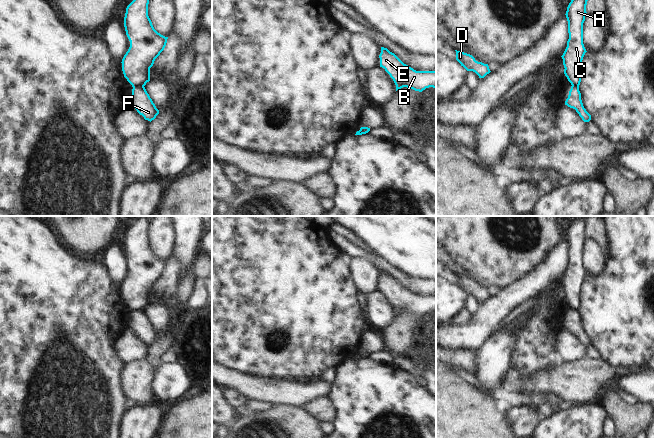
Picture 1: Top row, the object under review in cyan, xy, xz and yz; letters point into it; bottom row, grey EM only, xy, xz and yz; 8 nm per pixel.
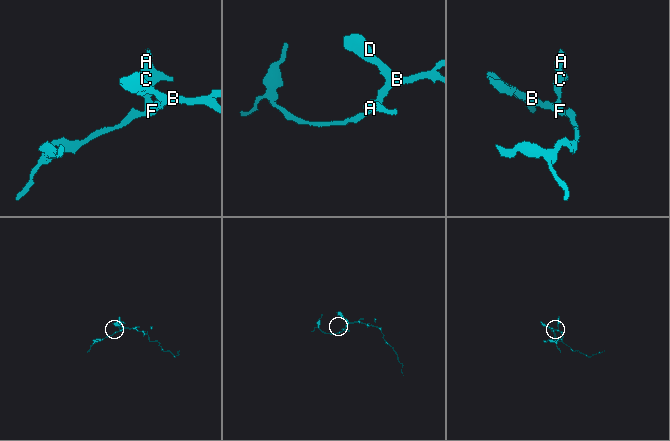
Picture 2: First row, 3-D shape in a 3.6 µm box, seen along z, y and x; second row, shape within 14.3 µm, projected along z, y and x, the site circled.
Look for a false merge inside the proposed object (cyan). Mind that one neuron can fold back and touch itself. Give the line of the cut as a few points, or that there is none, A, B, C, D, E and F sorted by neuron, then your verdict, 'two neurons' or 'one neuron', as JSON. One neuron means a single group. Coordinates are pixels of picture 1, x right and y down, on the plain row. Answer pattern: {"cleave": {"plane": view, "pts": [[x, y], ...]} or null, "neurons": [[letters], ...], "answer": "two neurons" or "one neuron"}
{"cleave": {"plane": "xy", "pts": [[143, 309], [133, 312]]}, "neurons": [["A", "C"], ["B", "D", "E", "F"]], "answer": "two neurons"}

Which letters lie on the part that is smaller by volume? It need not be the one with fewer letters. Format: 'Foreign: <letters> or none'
Foreign: A, C

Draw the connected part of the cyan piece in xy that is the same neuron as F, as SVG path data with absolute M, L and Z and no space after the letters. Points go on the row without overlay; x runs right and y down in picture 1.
M144 310L132 313L132 330L145 344L150 346L159 338L159 334L156 332Z

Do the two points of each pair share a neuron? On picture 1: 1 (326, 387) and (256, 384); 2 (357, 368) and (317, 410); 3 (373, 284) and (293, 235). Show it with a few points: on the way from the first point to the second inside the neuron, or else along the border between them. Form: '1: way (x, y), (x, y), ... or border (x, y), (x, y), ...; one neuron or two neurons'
1: way (309, 390), (273, 390); one neuron
2: border (329, 396), (337, 410), (335, 420); two neurons
3: border (349, 261), (353, 282), (359, 290); two neurons

